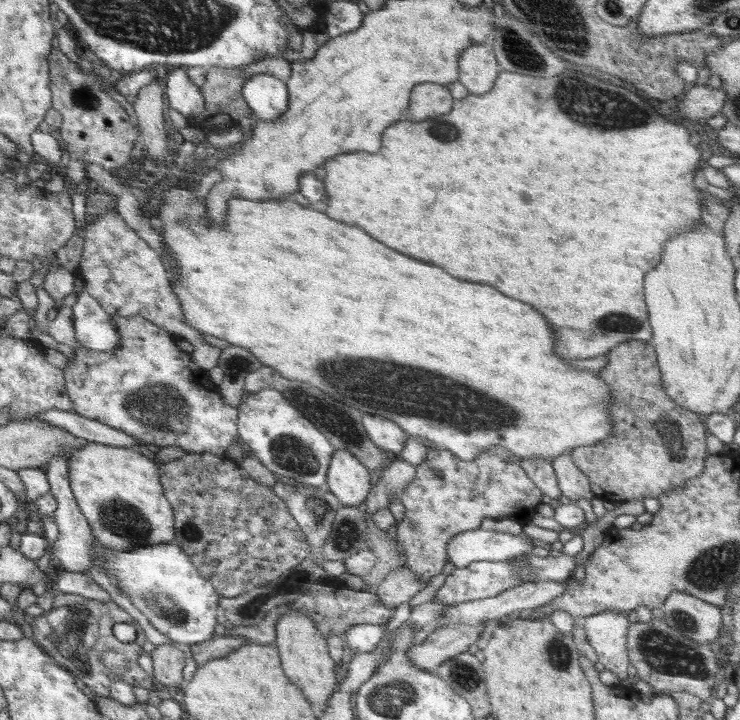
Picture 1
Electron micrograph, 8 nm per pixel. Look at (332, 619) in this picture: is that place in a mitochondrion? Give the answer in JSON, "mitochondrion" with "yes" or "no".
{"mitochondrion":"yes"}

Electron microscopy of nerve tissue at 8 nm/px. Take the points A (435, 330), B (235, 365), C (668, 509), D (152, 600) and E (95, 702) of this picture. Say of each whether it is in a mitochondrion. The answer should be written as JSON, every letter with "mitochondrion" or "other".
{"A":"other","B":"mitochondrion","C":"other","D":"mitochondrion","E":"other"}

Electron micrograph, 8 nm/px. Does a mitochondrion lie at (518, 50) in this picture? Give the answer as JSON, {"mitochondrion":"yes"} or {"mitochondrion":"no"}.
{"mitochondrion":"yes"}

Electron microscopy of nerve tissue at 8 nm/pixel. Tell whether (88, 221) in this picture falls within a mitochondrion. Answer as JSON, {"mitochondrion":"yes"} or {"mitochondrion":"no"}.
{"mitochondrion":"no"}

